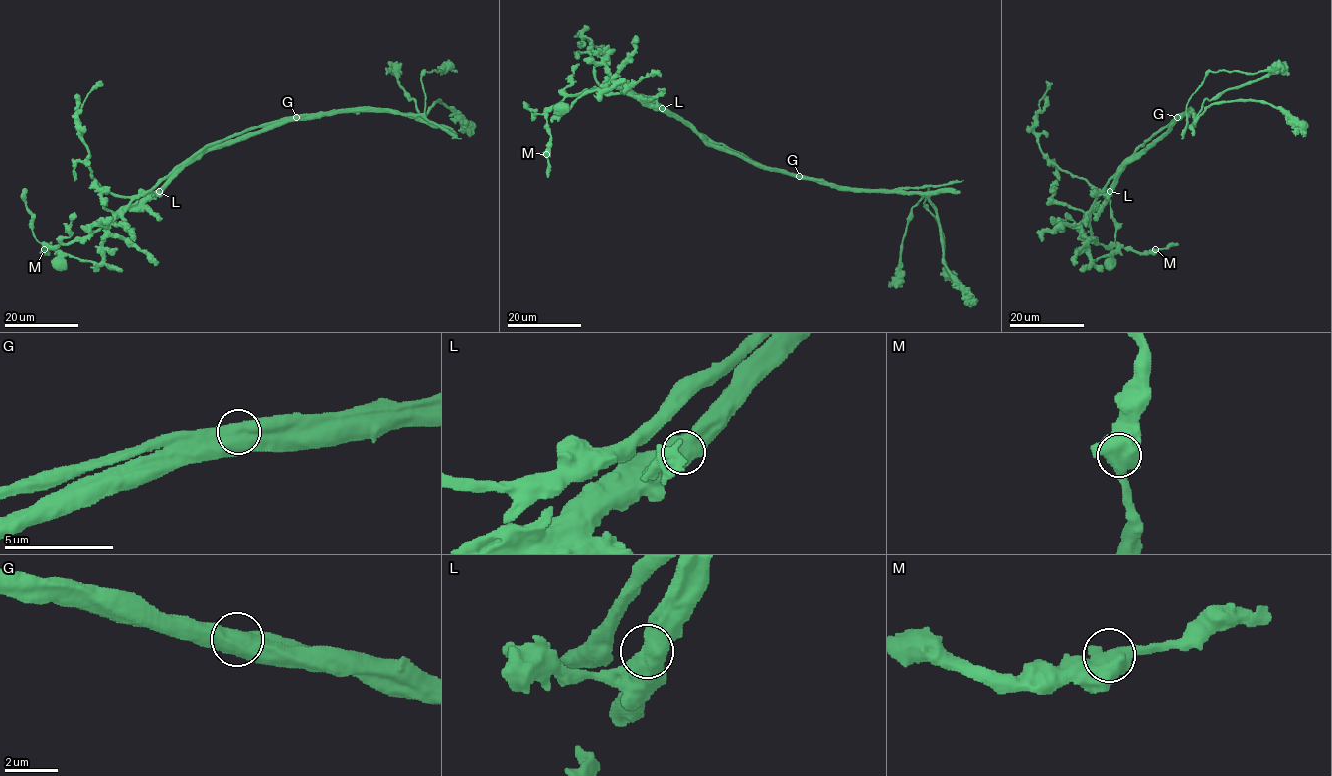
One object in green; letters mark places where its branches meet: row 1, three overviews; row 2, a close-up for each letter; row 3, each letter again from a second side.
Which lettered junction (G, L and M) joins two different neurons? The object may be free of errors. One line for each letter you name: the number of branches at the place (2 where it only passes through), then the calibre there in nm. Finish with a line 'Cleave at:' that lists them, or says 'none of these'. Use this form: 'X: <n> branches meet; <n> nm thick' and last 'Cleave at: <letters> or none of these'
G: 2 branches meet; 750 nm thick
Cleave at: G

